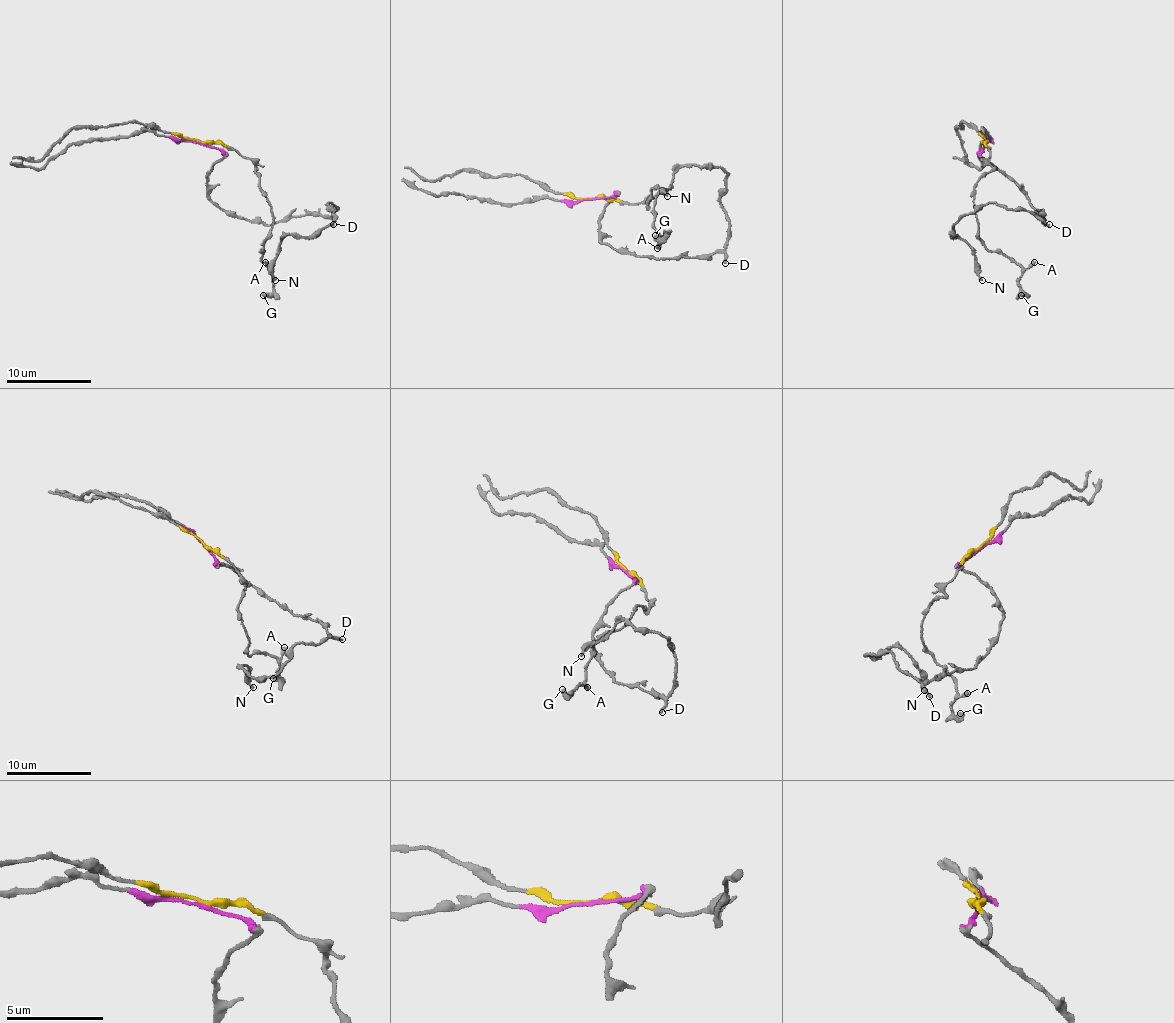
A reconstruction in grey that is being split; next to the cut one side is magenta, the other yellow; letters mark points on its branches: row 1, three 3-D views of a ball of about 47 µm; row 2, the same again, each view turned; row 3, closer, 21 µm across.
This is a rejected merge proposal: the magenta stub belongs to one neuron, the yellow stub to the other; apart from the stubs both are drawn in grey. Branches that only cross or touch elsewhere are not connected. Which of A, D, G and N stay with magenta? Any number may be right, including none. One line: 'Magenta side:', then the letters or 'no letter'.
Magenta side: D, N

